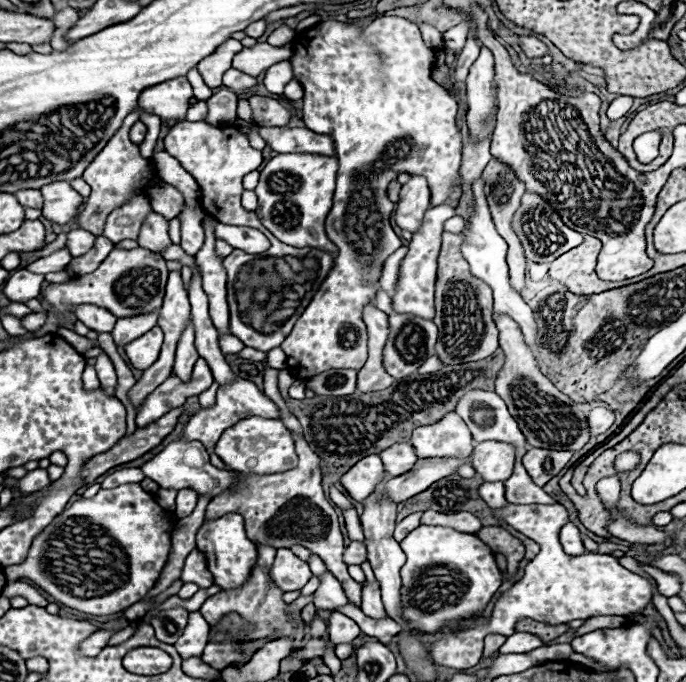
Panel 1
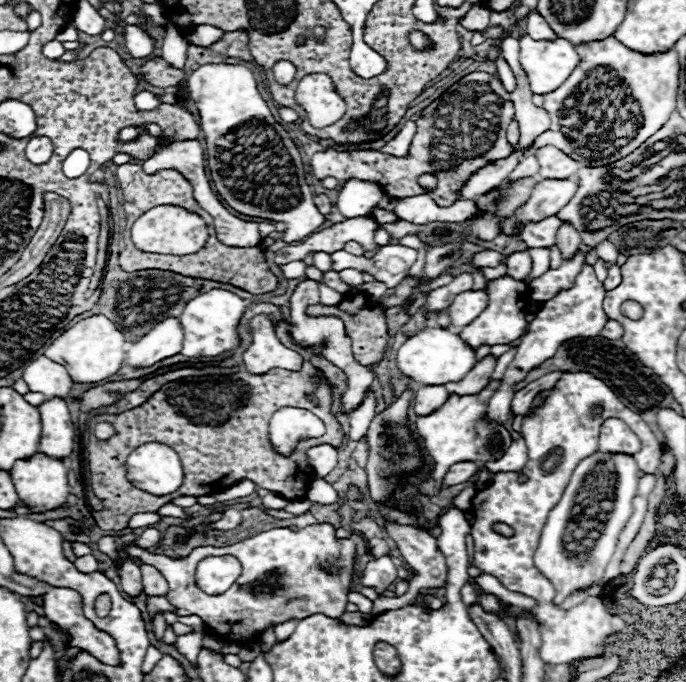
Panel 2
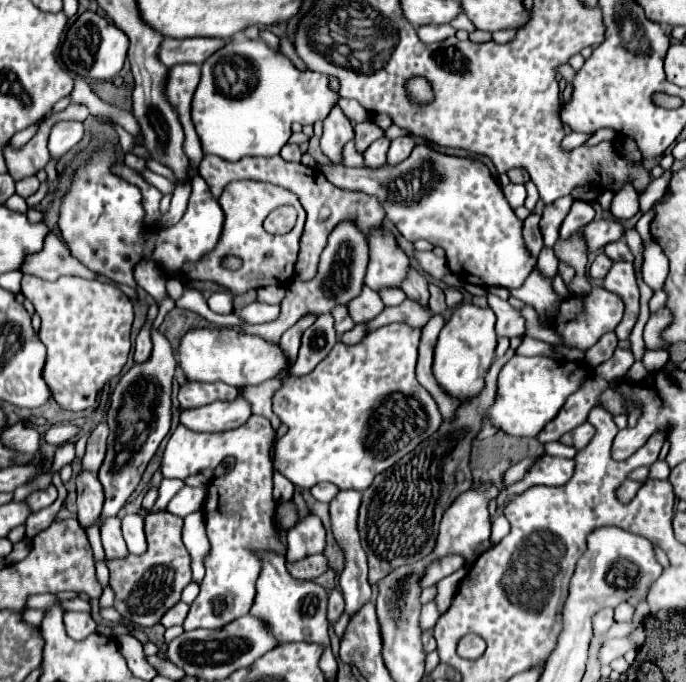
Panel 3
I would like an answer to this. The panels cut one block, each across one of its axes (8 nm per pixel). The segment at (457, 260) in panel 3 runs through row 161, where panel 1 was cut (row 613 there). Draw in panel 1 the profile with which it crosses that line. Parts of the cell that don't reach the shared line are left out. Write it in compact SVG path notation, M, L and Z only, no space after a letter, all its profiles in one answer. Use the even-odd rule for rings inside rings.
M420 524L400 546L406 554L406 564L402 566L402 606L412 630L436 634L448 624L468 622L486 608L500 588L502 572L494 562L494 552L474 534Z

